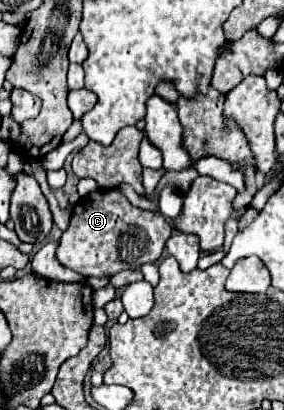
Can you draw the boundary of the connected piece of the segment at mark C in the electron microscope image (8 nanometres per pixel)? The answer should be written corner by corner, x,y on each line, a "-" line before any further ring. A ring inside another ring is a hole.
97,188
91,194
83,196
75,206
73,206
73,216
69,228
63,232
57,248
57,260
79,272
81,276
113,276
121,270
137,270
141,264
155,262
159,260
167,238
171,236
171,224
167,222
165,216
159,212
145,212
133,204
129,204
127,198
115,198
115,196
125,196
117,188

